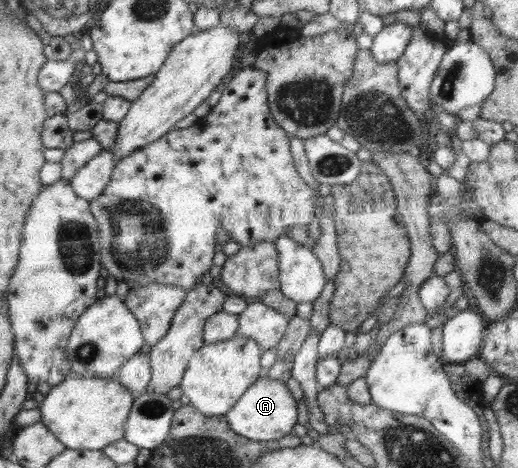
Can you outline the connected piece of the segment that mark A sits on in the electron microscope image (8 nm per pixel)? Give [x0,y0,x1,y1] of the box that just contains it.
[225,375,297,440]

